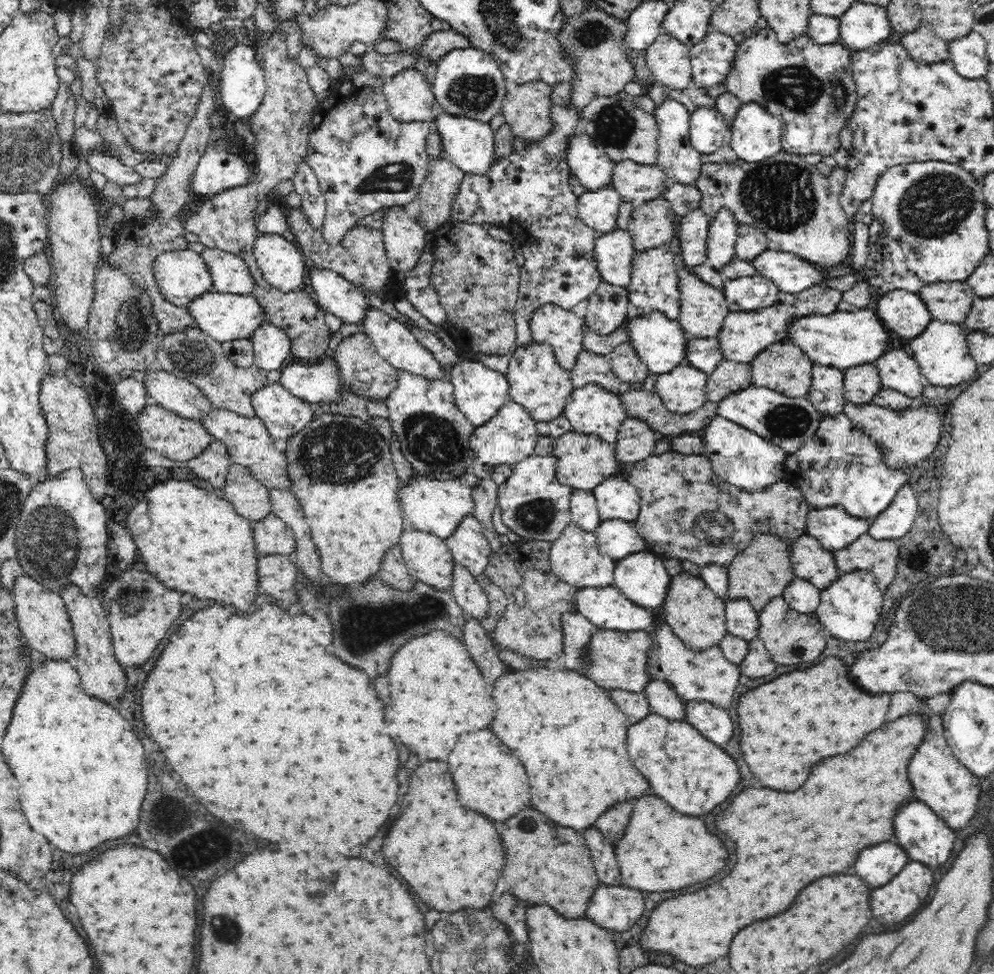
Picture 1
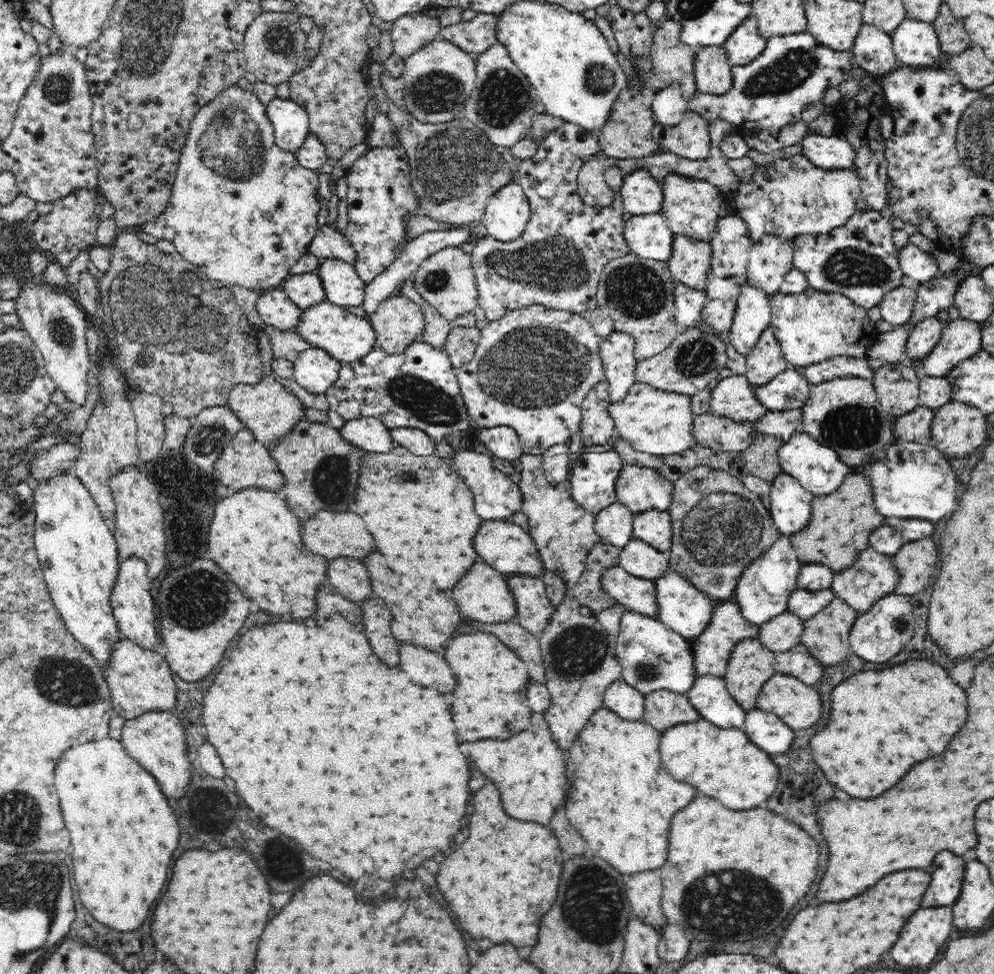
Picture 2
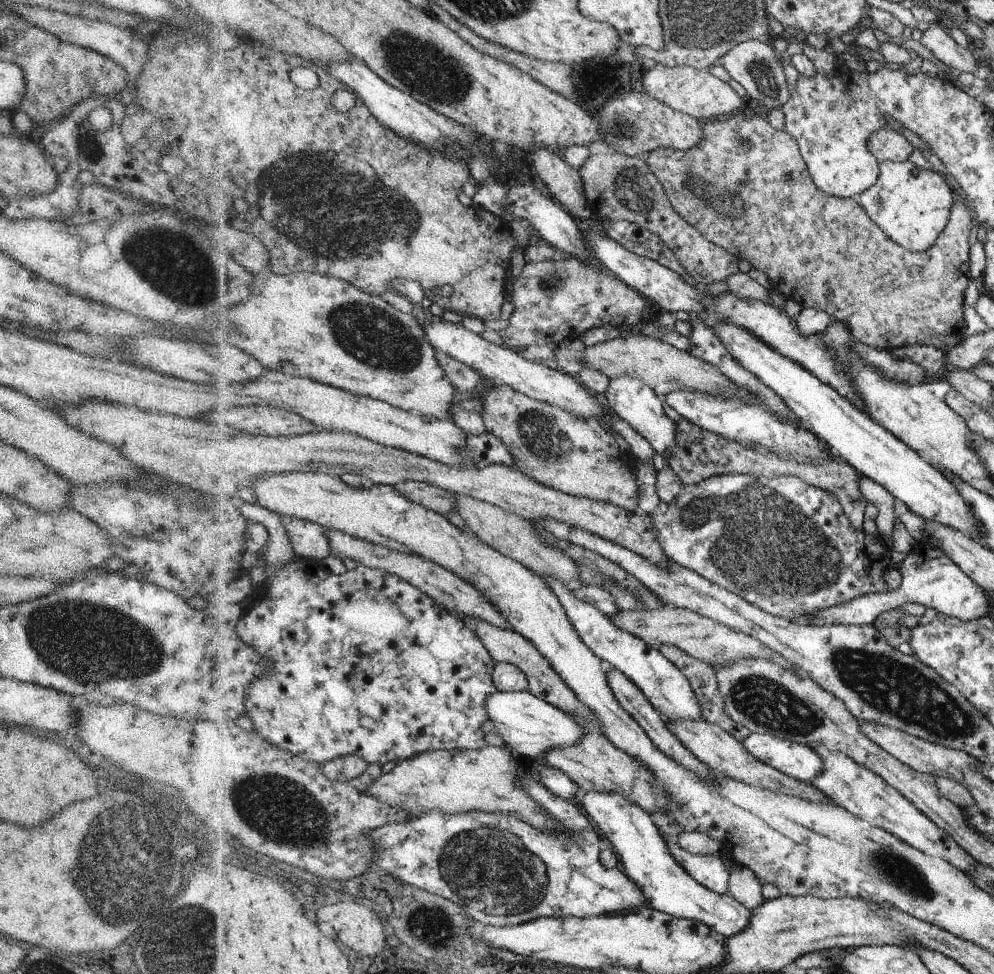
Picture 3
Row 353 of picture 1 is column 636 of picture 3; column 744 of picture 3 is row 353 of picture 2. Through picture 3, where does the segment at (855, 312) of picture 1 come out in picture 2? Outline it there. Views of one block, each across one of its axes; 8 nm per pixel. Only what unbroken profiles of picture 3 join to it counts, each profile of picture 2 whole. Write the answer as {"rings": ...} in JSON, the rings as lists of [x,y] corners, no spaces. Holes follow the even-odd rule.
{"rings":[[[928,317],[916,323],[906,342],[907,363],[913,365],[931,353],[940,340],[944,326],[945,323],[938,317]]]}

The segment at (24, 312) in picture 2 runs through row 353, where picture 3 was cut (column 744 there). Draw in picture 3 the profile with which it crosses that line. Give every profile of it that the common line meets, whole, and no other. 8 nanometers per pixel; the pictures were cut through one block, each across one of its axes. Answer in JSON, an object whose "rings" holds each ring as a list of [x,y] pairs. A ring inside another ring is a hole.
{"rings":[[[747,40],[732,48],[720,60],[720,64],[728,71],[730,78],[744,86],[747,94],[753,100],[758,100],[765,110],[773,106],[776,108],[784,106],[791,98],[786,73],[782,72],[782,64],[780,64],[780,60],[778,60],[778,56],[776,56],[776,52],[774,52],[774,48],[770,46],[770,43],[764,44],[759,40]]]}

